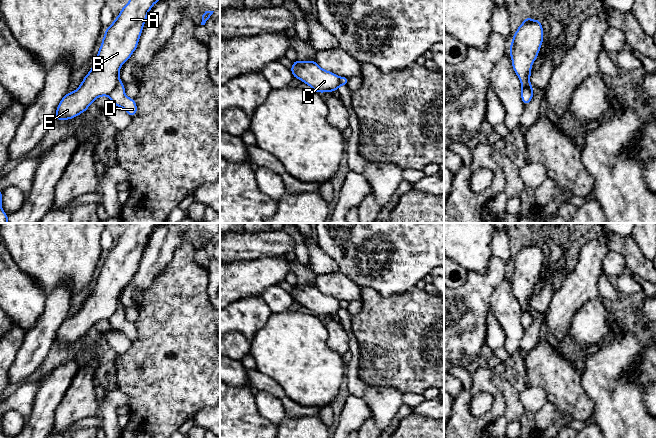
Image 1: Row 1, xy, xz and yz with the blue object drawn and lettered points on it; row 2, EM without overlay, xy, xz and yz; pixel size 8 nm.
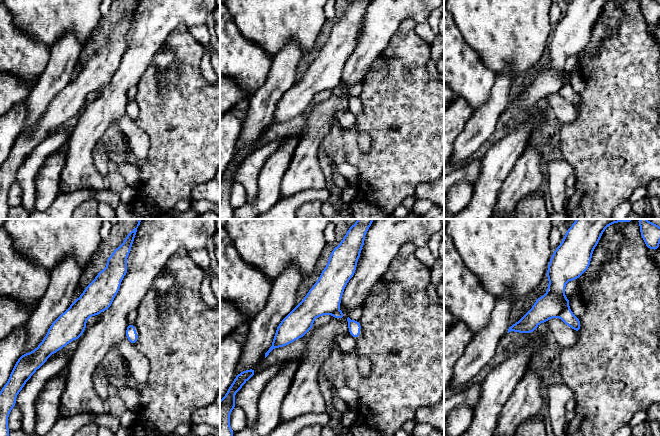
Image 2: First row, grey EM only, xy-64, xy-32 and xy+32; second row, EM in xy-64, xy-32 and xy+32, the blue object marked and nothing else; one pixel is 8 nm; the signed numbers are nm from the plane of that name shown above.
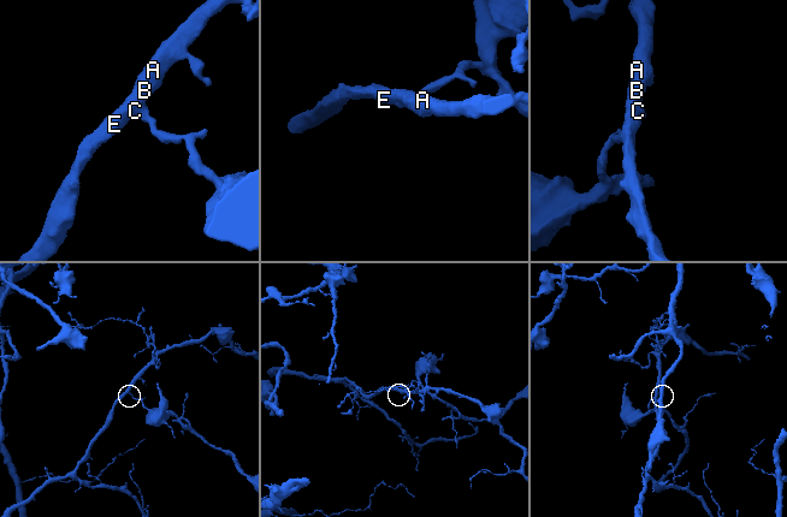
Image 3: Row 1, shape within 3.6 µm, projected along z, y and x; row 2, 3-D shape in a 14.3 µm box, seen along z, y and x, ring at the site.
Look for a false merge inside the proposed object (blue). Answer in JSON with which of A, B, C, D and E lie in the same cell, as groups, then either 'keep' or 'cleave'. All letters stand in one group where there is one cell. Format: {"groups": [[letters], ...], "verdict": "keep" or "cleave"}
{"groups": [["A", "B", "C", "E"], ["D"]], "verdict": "cleave"}

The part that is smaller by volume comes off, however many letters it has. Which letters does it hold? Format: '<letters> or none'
D

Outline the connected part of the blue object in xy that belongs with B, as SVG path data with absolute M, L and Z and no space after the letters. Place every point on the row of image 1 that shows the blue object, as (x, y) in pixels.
M129 0L113 23L105 30L96 62L80 86L67 93L57 106L55 118L72 119L88 109L101 96L116 88L120 67L138 46L149 10L160 0Z

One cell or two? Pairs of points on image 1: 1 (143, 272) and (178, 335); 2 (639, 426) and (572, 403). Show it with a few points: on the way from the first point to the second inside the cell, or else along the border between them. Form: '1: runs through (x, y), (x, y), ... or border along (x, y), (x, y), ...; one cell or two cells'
1: border along (165, 267), (143, 292), (137, 305); two cells
2: border along (583, 389), (593, 404), (592, 419); two cells

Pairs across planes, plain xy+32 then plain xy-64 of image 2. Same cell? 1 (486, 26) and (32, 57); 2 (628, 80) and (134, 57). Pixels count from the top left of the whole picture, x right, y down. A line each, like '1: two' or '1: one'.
1: two
2: two

